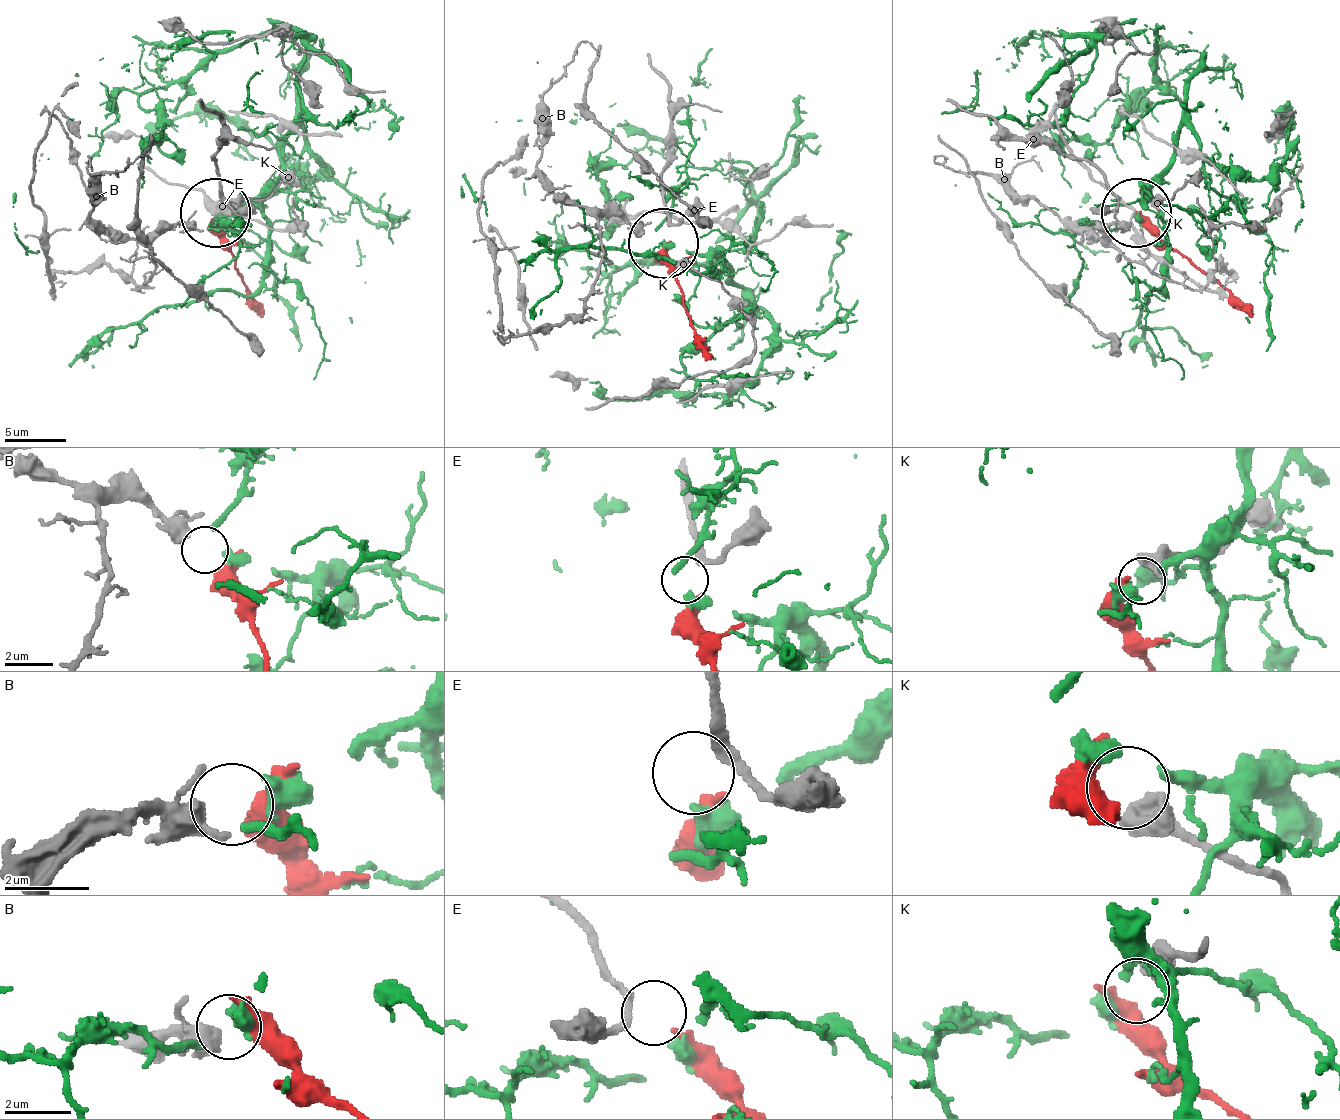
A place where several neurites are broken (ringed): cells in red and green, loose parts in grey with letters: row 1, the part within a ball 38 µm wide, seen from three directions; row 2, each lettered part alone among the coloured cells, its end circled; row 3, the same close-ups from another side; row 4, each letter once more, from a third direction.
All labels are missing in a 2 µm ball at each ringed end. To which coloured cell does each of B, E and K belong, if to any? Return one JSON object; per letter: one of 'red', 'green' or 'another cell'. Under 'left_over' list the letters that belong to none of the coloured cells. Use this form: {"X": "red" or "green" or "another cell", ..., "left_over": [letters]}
{"B": "green", "E": "red", "K": "another cell", "left_over": ["K"]}

